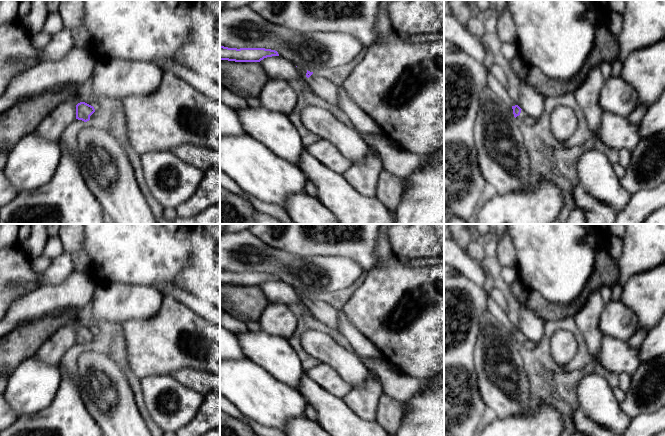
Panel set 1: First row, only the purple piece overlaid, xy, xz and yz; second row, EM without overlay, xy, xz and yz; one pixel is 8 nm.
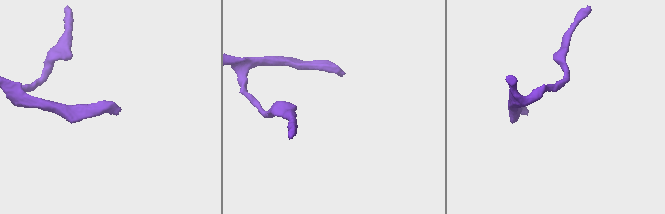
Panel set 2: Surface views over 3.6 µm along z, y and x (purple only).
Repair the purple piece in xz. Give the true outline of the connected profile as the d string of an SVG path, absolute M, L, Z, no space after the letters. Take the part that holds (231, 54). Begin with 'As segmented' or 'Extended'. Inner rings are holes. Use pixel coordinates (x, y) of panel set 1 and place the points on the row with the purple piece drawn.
As segmented. M220 45L220 60L235 62L260 62L264 58L279 56L278 52L265 48L228 48Z

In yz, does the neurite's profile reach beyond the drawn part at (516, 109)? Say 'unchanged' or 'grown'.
grown

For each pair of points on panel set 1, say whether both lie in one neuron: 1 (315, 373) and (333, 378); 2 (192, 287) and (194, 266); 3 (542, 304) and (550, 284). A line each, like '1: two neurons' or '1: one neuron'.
1: one neuron
2: one neuron
3: two neurons

